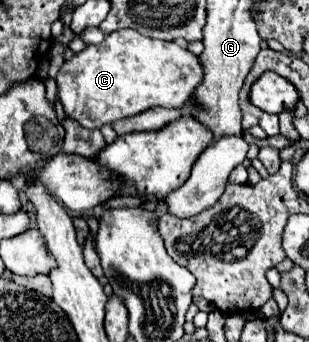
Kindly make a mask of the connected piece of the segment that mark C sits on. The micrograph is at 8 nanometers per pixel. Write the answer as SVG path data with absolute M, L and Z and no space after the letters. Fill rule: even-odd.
M126 28L108 34L102 44L86 46L84 52L66 60L56 76L56 84L66 116L74 118L84 128L114 124L118 134L160 130L182 118L182 110L168 108L184 108L192 98L196 84L200 84L200 60L174 42L152 40Z

